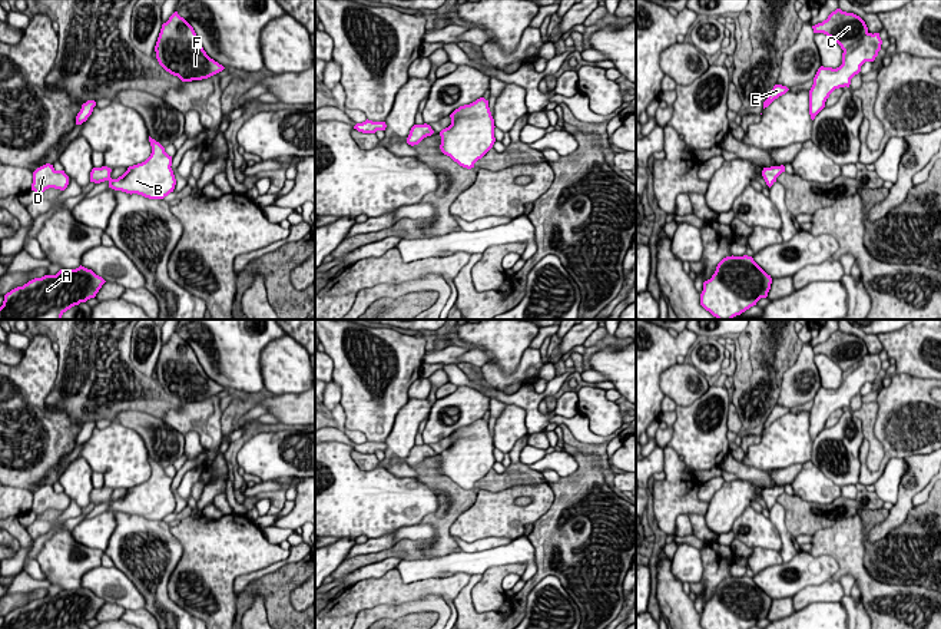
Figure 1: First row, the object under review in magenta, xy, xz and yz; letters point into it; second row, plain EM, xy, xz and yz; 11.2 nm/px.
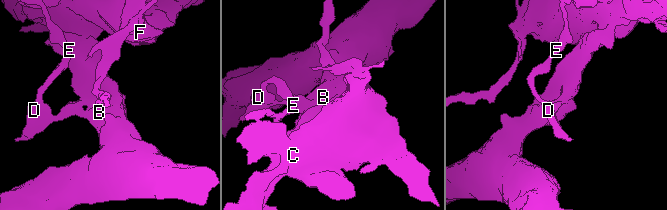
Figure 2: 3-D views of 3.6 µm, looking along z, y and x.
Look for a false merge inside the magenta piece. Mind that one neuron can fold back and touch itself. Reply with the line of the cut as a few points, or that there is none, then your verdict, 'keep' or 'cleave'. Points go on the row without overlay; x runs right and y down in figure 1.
yz (867, 353), (844, 371) | cleave

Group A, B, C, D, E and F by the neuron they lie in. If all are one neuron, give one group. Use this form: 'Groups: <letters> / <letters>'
Groups: A B / C D E F

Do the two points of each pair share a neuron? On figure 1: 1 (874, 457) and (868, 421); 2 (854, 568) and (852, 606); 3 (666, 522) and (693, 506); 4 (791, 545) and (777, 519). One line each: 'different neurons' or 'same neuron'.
1: same neuron
2: different neurons
3: same neuron
4: same neuron

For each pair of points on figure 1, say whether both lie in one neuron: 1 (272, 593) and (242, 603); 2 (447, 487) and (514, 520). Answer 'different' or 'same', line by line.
1: same
2: different

